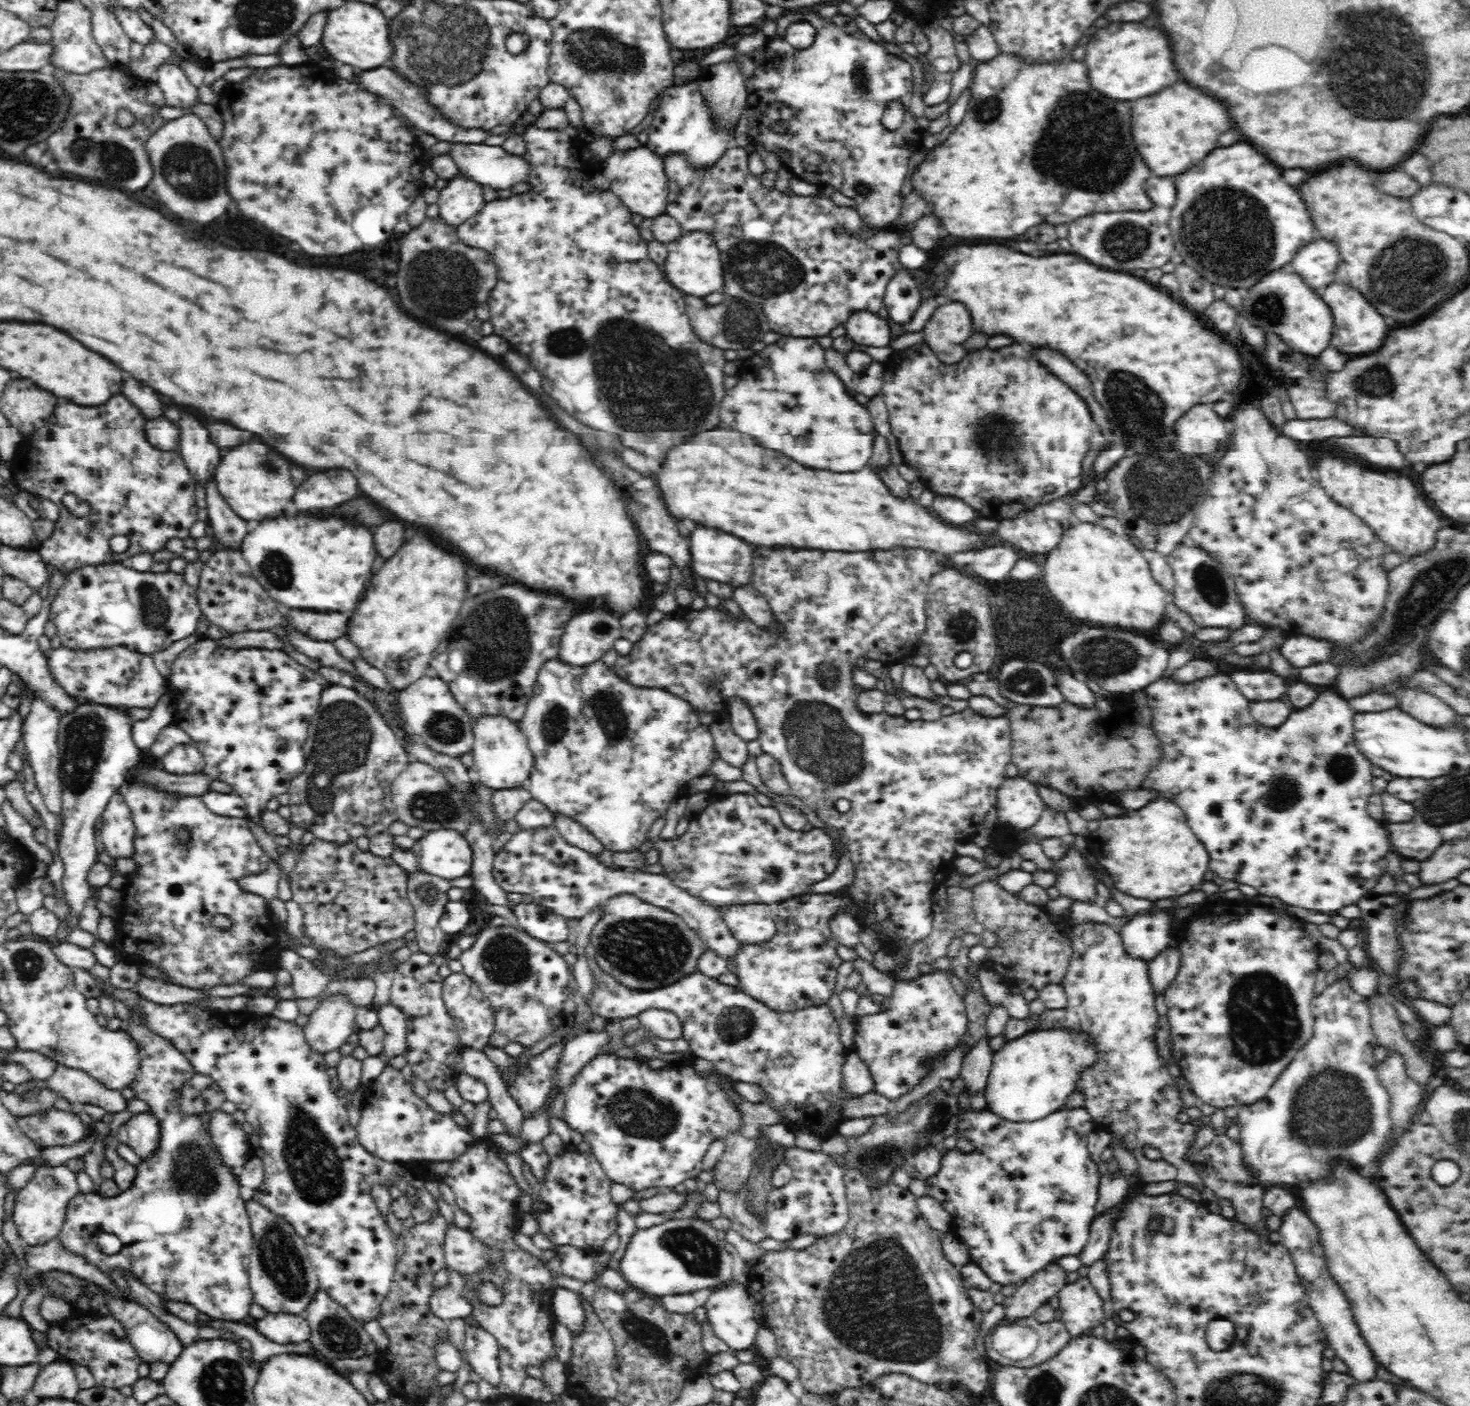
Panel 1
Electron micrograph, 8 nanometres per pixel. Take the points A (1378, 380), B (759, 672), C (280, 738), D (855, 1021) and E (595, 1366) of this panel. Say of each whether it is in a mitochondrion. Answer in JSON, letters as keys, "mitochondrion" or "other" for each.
{"A":"mitochondrion","B":"other","C":"other","D":"other","E":"other"}

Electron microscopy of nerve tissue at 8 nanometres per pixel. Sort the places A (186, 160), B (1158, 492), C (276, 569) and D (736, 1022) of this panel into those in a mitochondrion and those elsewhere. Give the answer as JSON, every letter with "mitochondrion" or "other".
{"A":"mitochondrion","B":"mitochondrion","C":"mitochondrion","D":"mitochondrion"}

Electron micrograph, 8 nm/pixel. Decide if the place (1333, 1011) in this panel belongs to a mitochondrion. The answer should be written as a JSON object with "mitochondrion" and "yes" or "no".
{"mitochondrion":"no"}

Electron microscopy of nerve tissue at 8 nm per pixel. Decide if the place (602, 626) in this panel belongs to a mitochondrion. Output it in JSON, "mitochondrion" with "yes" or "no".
{"mitochondrion":"yes"}

